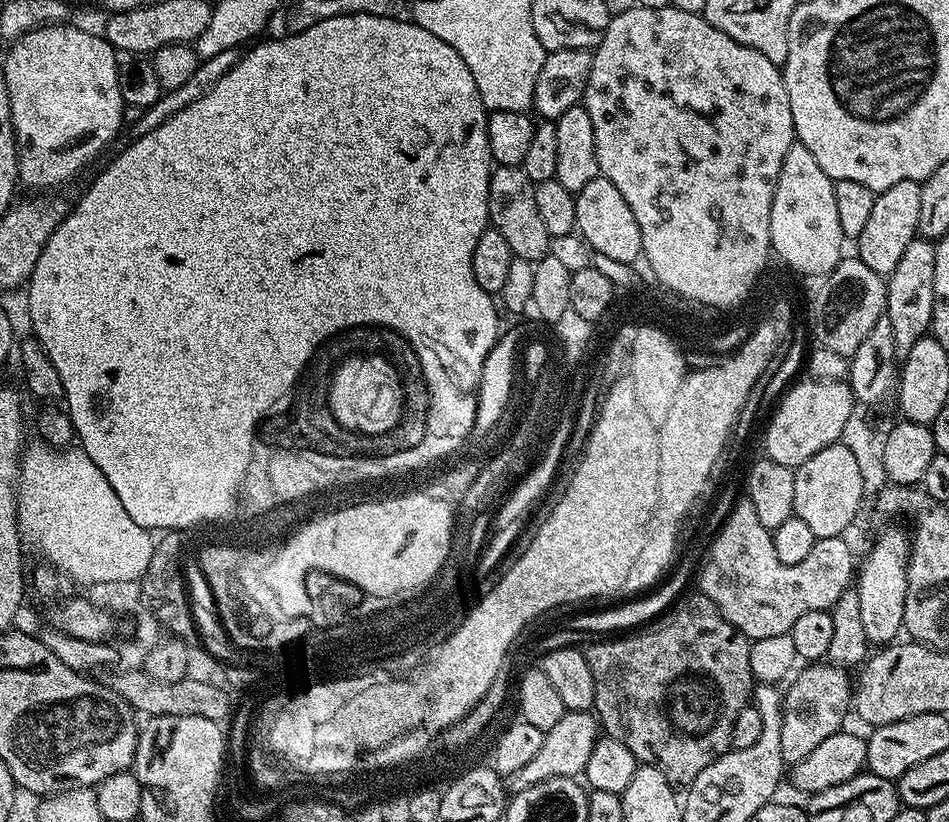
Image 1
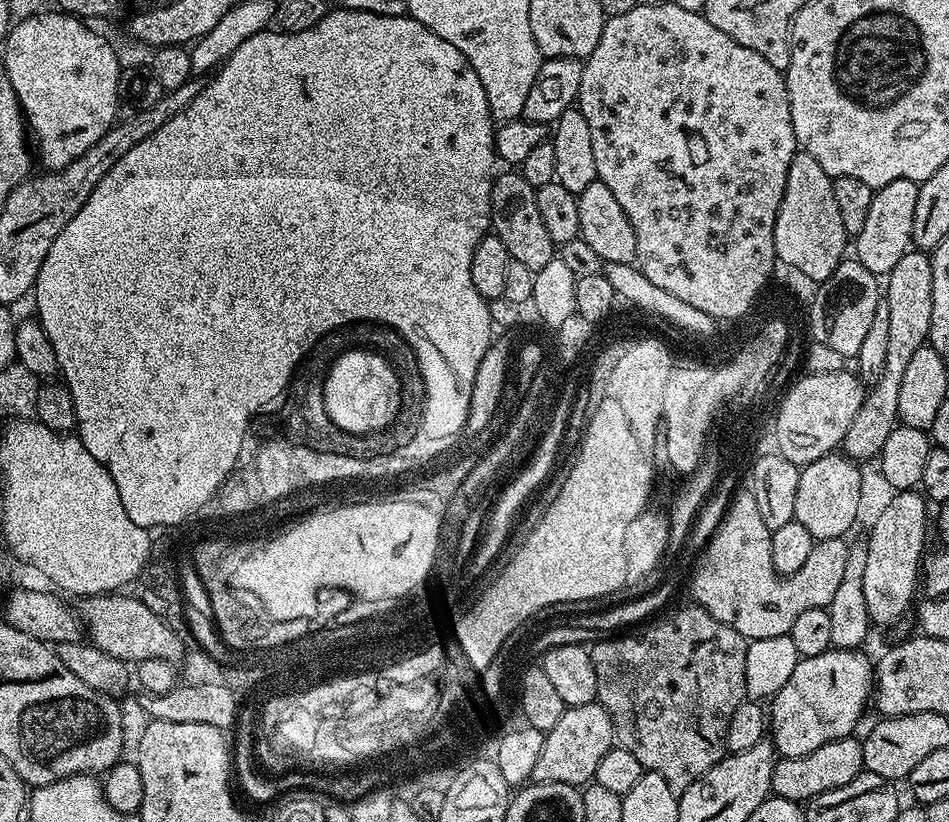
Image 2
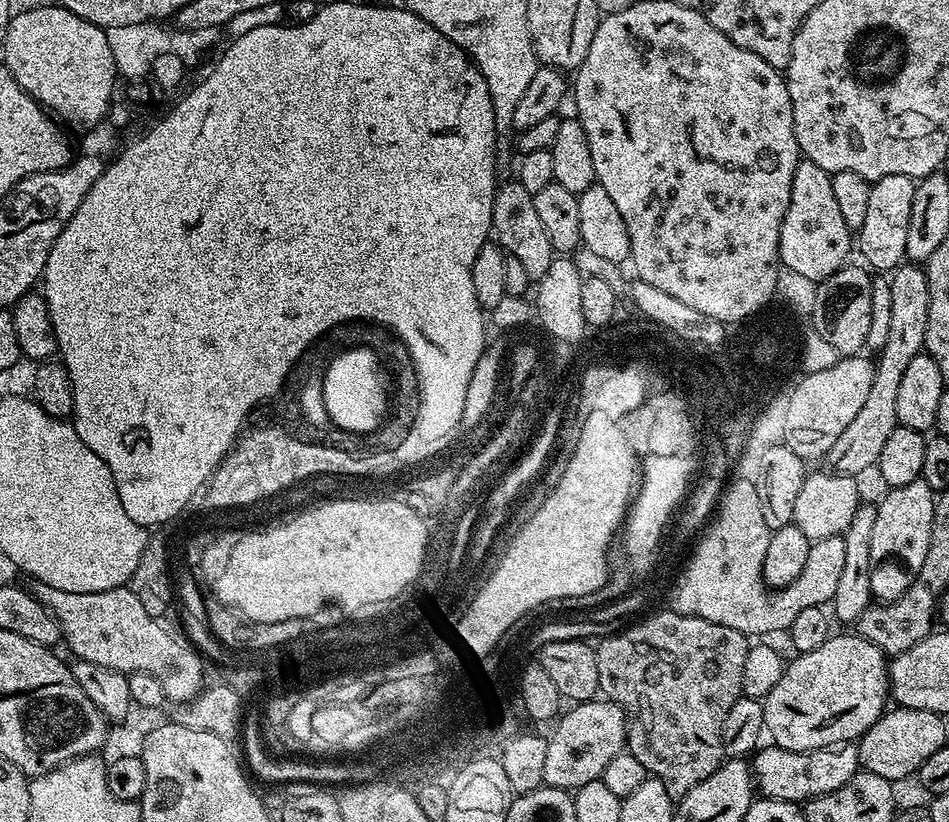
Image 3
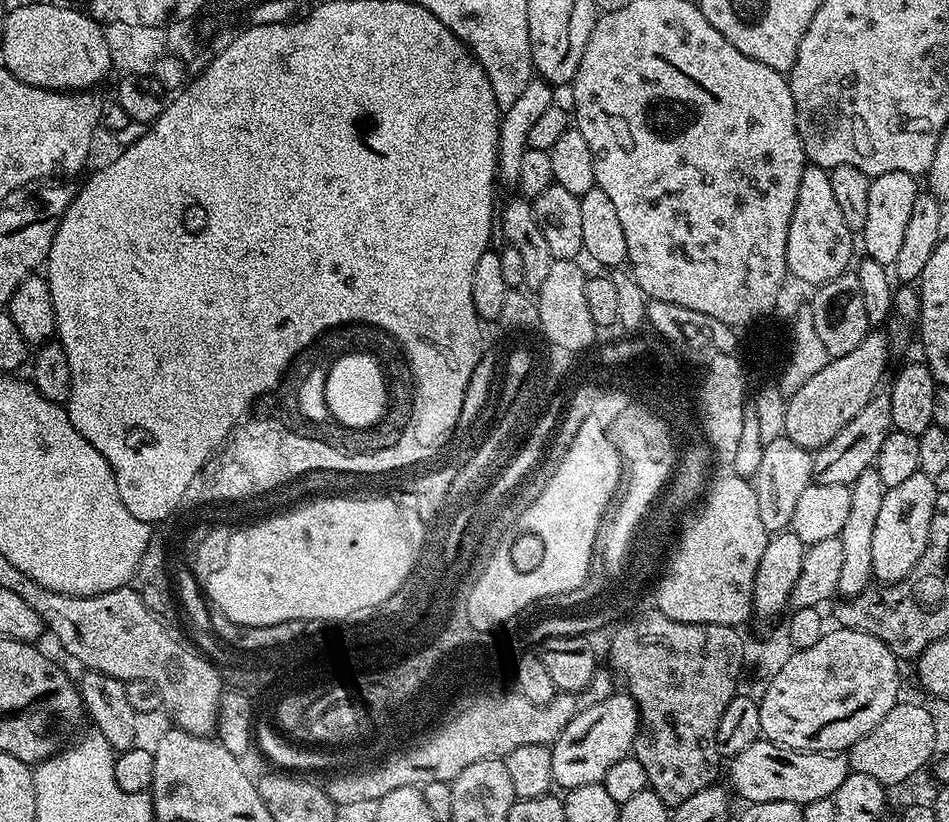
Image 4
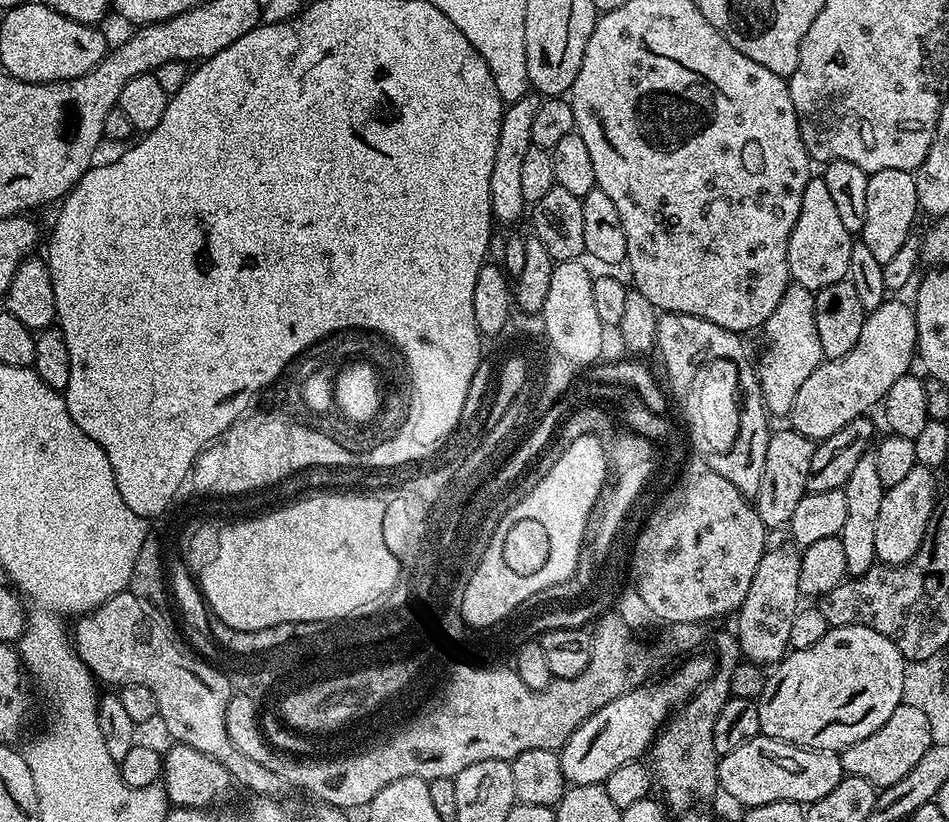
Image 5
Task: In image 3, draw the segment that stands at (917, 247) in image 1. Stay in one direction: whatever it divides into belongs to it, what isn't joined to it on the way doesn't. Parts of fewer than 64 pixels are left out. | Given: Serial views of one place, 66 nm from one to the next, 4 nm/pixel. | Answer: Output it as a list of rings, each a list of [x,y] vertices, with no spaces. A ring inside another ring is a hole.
[[[901,263],[890,273],[890,334],[886,334],[886,346],[878,349],[874,360],[874,382],[870,382],[866,402],[858,410],[858,415],[842,430],[842,435],[830,446],[826,457],[826,468],[837,476],[859,477],[867,468],[875,469],[880,463],[882,446],[890,439],[890,434],[898,427],[898,389],[910,358],[924,352],[926,338],[926,318],[930,314],[930,288],[928,273],[919,264]]]

